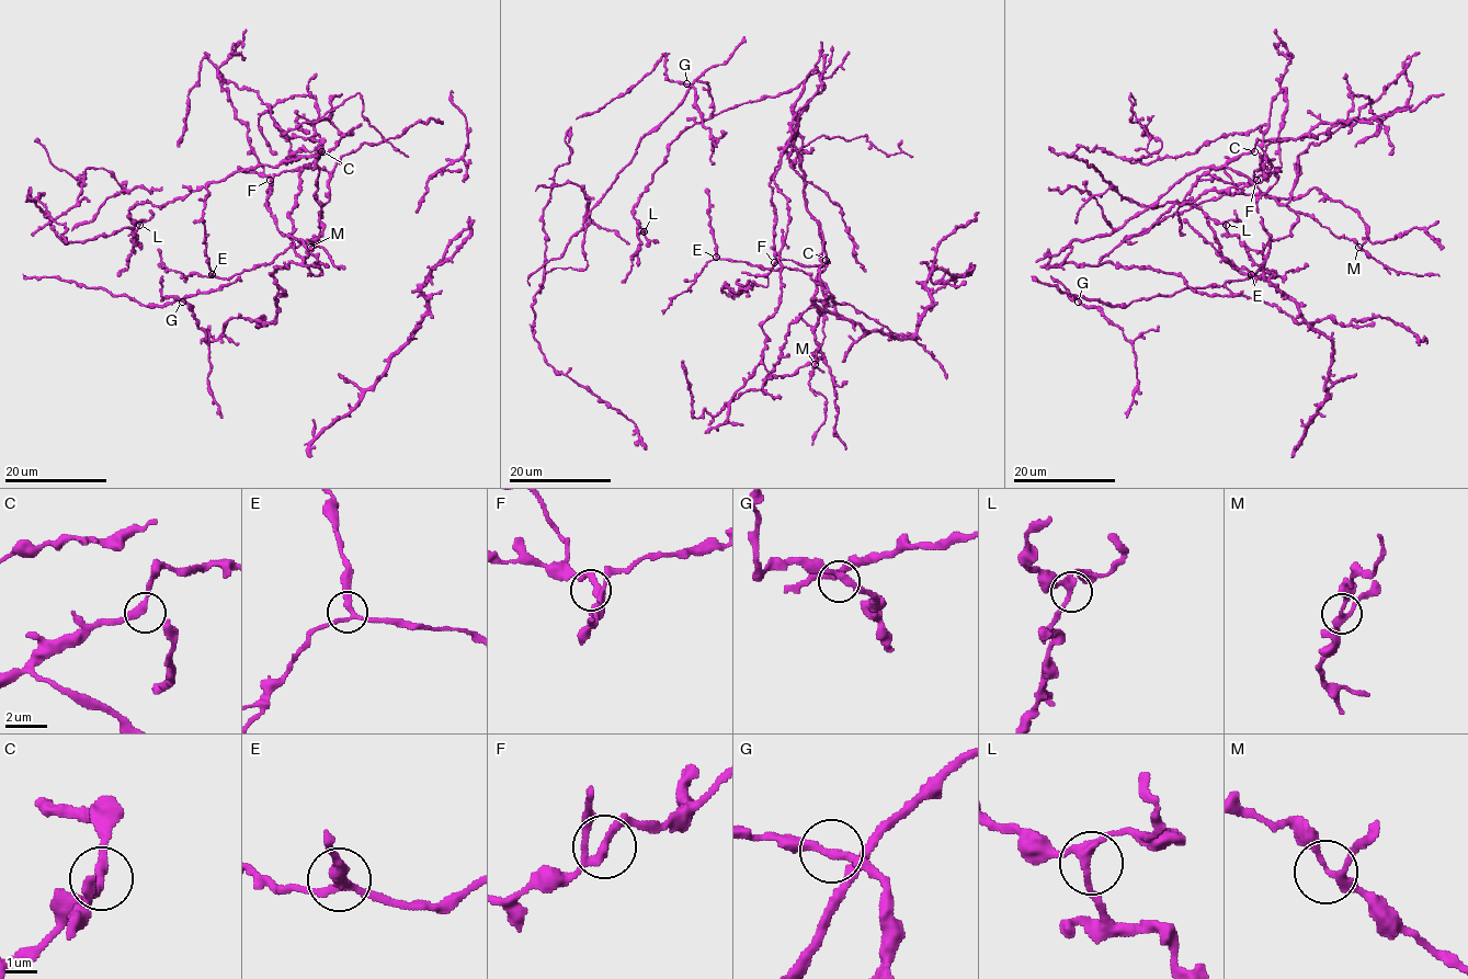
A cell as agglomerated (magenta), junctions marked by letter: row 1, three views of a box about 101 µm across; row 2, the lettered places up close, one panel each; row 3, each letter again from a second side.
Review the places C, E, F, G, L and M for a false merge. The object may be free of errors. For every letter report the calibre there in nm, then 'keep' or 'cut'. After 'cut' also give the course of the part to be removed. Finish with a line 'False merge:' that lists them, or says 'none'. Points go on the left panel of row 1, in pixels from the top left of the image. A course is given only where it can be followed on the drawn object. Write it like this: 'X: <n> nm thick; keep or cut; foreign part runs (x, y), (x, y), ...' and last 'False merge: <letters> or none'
C: 240 nm thick; keep
E: 220 nm thick; keep
F: 240 nm thick; keep
G: 220 nm thick; keep
L: 240 nm thick; keep
M: 240 nm thick; keep
False merge: none

